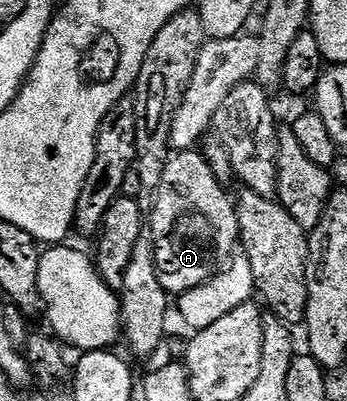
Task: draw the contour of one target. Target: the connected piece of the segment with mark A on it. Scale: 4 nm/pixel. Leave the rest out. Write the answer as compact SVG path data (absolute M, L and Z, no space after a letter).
M179 151L174 155L168 156L167 166L165 167L165 175L161 175L161 183L155 188L153 200L155 202L149 207L149 236L151 242L155 245L155 266L159 272L161 279L161 287L168 295L178 295L185 291L193 291L193 287L201 287L209 278L215 276L219 272L221 266L236 252L239 245L239 220L235 215L235 204L233 197L226 193L224 182L218 181L213 175L211 165L207 161L206 156L199 151Z

